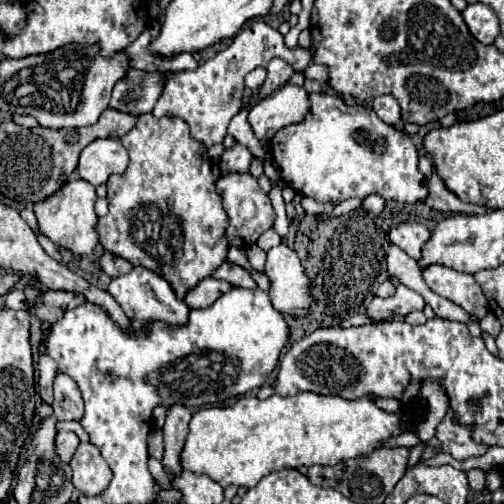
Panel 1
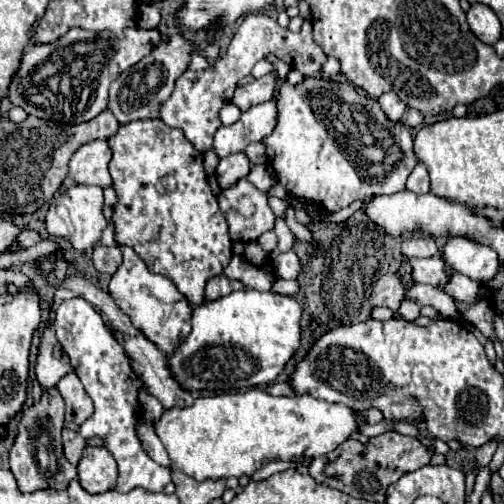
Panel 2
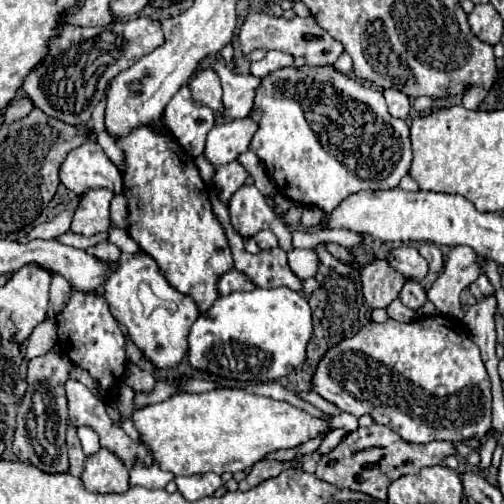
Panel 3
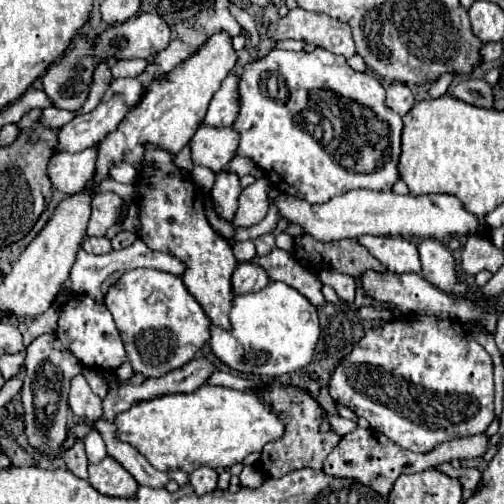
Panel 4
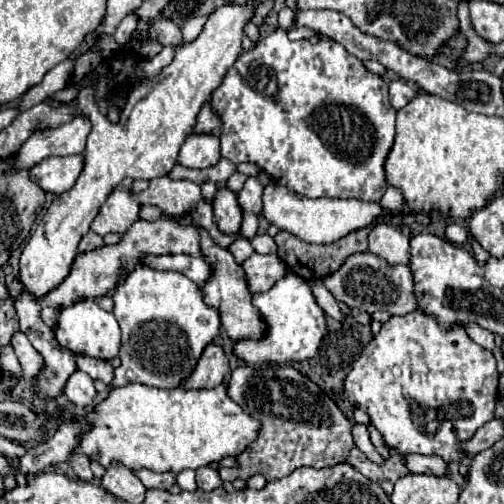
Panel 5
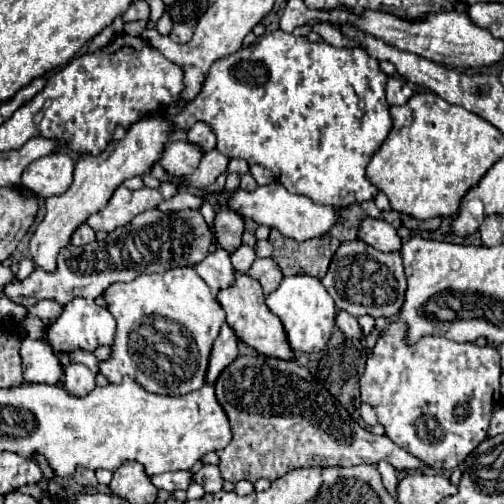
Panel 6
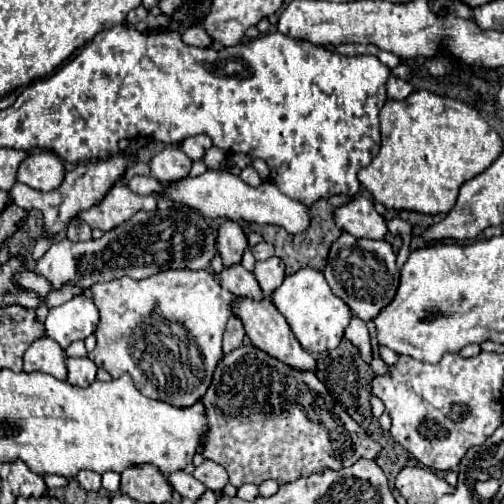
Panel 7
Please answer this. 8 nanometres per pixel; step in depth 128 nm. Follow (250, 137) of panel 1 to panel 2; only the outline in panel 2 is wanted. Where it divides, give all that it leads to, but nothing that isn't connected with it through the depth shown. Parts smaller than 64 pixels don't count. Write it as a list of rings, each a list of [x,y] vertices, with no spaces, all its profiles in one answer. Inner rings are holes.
[[[226,102],[222,108],[220,108],[220,120],[222,120],[222,124],[224,126],[230,126],[230,124],[234,124],[238,118],[240,118],[240,108],[236,108],[234,104],[230,104],[230,102]],[[258,142],[258,144],[250,144],[248,148],[246,148],[246,156],[248,156],[248,160],[252,162],[252,164],[266,164],[268,160],[266,160],[266,150],[264,150],[264,146]]]

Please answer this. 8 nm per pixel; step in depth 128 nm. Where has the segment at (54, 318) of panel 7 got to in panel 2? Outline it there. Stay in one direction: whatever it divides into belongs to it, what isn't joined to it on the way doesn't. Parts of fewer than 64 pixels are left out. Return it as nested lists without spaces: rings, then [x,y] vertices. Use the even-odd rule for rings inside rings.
[[[72,298],[64,300],[56,311],[54,330],[58,342],[62,344],[64,352],[70,358],[70,364],[80,378],[84,390],[94,402],[94,416],[80,426],[80,436],[84,440],[102,436],[104,446],[114,454],[118,462],[118,482],[116,490],[130,492],[132,488],[140,486],[150,492],[162,492],[164,486],[172,480],[170,470],[156,464],[142,448],[136,436],[136,412],[138,412],[138,390],[144,382],[132,372],[128,356],[112,332],[102,322],[100,314],[84,300]]]

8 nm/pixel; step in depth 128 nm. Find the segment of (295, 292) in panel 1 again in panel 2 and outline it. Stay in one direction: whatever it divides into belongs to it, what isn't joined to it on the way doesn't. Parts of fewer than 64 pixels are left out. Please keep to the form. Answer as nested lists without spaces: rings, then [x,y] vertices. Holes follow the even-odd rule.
[[[292,250],[284,252],[284,254],[276,256],[274,268],[276,268],[276,276],[282,278],[282,280],[298,278],[298,274],[300,274],[300,258]]]

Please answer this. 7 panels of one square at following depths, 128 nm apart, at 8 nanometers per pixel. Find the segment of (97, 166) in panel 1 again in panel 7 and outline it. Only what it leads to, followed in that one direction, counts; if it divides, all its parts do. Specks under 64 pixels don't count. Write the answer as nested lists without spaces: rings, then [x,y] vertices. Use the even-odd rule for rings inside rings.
[[[30,152],[20,164],[16,180],[30,188],[48,192],[62,184],[64,164],[54,152]]]

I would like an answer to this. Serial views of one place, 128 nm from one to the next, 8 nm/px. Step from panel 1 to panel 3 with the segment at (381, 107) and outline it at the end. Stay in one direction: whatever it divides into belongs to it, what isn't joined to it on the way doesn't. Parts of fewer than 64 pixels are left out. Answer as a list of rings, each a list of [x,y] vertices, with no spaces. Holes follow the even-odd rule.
[[[394,88],[390,90],[384,90],[384,98],[386,98],[386,104],[388,104],[388,110],[394,118],[406,118],[410,114],[410,98],[404,96],[404,92],[396,92]]]

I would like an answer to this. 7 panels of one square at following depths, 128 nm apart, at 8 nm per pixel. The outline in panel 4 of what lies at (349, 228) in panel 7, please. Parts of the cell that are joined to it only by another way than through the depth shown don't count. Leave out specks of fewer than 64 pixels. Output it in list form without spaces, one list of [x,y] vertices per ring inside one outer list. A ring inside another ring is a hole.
[[[360,236],[360,244],[392,272],[420,272],[418,248],[402,236]]]

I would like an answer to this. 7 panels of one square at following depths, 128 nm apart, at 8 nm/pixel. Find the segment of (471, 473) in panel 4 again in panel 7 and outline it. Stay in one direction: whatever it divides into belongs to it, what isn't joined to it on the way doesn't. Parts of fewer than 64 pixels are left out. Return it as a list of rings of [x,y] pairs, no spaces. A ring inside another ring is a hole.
[[[244,344],[224,354],[216,366],[214,380],[208,386],[202,402],[208,416],[208,428],[196,452],[224,466],[230,476],[230,484],[236,488],[246,482],[260,486],[268,478],[276,480],[278,484],[288,484],[292,480],[320,474],[324,470],[340,470],[352,466],[360,458],[374,460],[380,452],[380,444],[376,444],[346,414],[346,410],[330,396],[326,386],[312,372],[294,370],[252,344]]]

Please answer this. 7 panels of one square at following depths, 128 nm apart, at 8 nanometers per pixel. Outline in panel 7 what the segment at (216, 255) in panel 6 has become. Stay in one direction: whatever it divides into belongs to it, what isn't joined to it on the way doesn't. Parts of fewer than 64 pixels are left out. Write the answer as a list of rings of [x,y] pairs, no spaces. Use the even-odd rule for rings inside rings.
[[[240,264],[224,268],[218,280],[220,280],[220,286],[224,286],[226,290],[230,290],[236,296],[244,296],[244,298],[252,298],[252,300],[264,300],[266,298],[258,280],[254,278],[254,274],[248,272],[246,268],[242,268]]]

